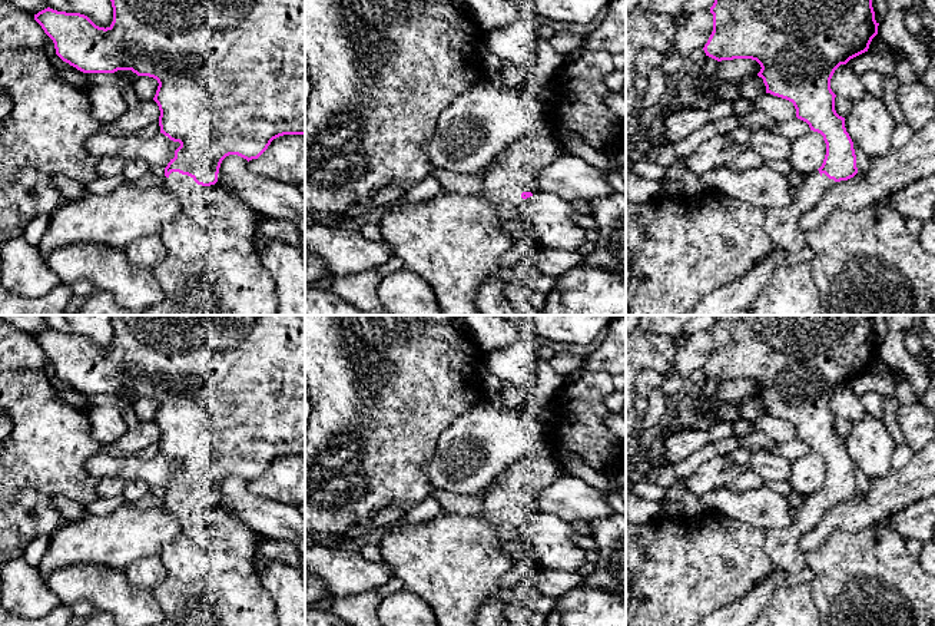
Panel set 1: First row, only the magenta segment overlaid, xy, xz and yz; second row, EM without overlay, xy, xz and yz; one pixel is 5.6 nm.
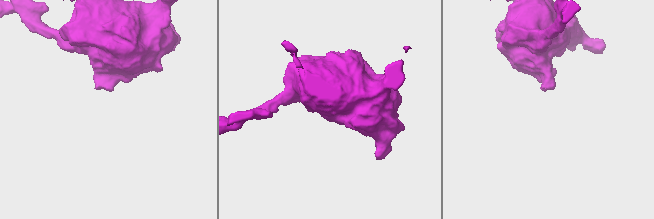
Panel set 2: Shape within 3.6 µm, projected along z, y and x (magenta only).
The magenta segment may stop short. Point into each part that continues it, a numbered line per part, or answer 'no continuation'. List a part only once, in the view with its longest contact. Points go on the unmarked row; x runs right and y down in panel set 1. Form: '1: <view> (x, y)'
1: xy (211, 580)

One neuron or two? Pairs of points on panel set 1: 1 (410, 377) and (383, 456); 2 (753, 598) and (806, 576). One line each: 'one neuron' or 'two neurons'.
1: one neuron
2: one neuron

